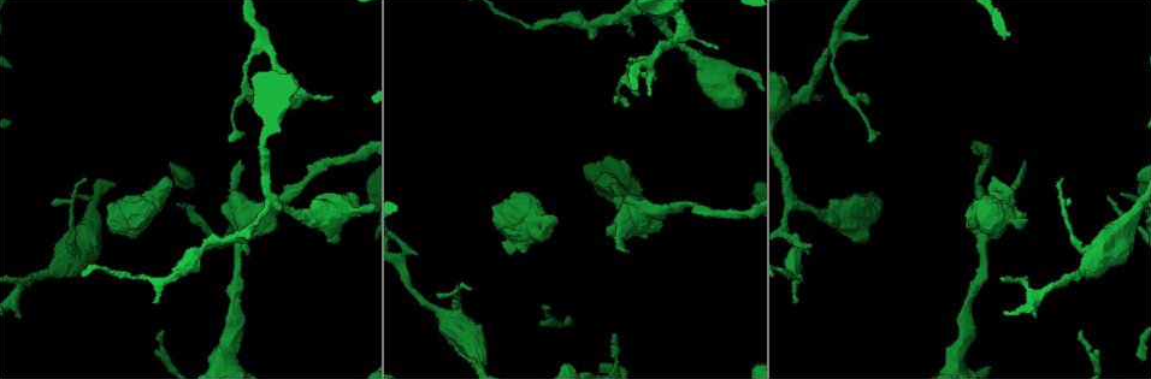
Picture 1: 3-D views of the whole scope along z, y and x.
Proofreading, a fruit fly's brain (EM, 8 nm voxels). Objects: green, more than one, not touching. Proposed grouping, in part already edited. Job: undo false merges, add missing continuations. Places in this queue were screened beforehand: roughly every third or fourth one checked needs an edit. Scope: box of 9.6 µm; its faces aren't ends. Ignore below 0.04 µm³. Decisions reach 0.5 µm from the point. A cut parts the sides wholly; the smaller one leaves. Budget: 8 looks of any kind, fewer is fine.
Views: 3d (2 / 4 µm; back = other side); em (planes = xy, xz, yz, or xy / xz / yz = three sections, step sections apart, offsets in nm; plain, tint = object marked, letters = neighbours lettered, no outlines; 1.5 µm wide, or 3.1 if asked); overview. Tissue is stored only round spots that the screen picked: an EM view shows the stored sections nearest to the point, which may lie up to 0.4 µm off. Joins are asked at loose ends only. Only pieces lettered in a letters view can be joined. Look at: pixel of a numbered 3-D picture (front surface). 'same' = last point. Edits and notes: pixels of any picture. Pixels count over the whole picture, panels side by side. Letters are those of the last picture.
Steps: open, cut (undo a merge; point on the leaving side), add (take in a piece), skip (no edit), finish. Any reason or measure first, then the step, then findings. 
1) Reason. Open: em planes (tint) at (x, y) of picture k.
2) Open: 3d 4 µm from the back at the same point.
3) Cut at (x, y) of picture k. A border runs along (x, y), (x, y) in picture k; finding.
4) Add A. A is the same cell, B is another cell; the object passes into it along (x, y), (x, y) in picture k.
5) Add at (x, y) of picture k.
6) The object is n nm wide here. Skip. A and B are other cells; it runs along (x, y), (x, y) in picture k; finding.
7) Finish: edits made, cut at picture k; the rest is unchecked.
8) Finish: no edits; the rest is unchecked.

Open: em yz step 8 (tint) at (551, 218) of picture 1.

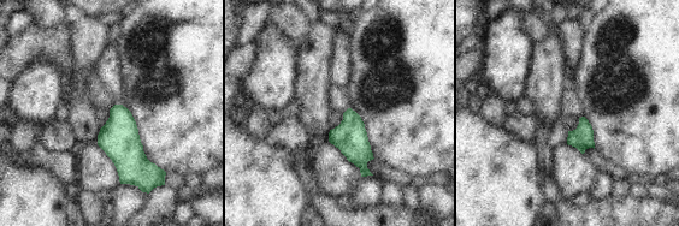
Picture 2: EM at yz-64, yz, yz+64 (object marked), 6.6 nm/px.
Cut it another way. Open: em planes (letters) at the same point.

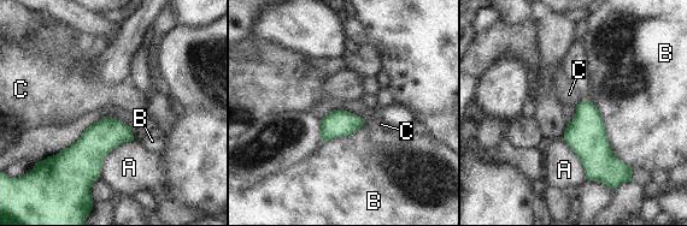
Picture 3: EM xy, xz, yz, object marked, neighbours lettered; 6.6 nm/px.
Skip. A, B and C are other cells; none of them fits.

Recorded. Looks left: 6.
An open end. Open: em planes (letters) at (792, 302) of picture 1.

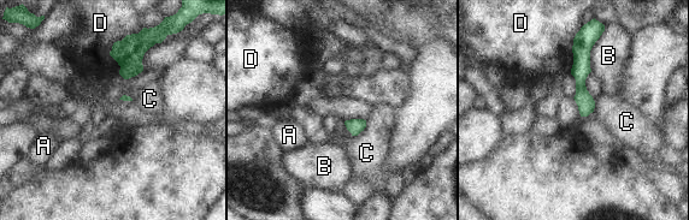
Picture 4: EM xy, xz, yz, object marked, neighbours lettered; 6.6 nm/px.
Skip. A, B, C and D are other cells; it runs along (576, 43), (581, 49), (584, 113) in picture 4; none of them fits.

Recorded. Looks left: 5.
An open end. Open: 3d 2 µm from the back at (1023, 161) of picture 1.

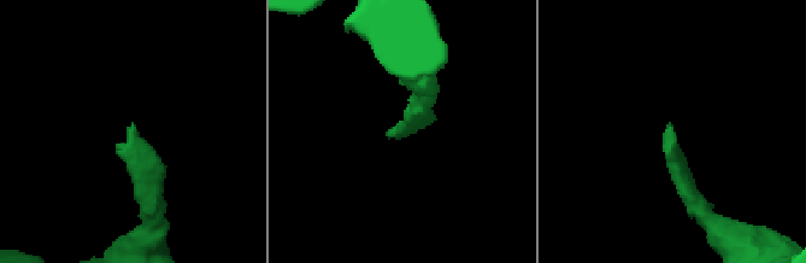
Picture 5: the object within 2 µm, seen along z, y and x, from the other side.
Shape alone is not enough. Open: em planes (letters) at (131, 122) of picture 5.

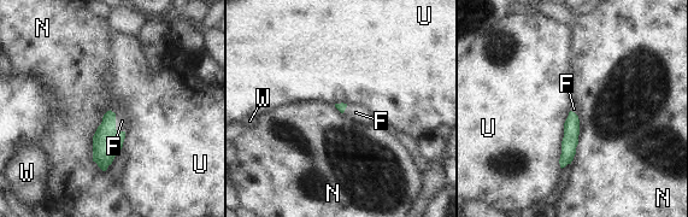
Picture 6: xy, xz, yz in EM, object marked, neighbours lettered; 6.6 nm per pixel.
The longest contact is with N, 400 nm. Add F. F is the same cell, N, U and W are other cells; the object passes into it along (107, 141), (115, 123), (122, 121) in picture 6; the cell continues.

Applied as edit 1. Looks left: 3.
Finish: edits made, add at picture 6; the rest is unchecked.

